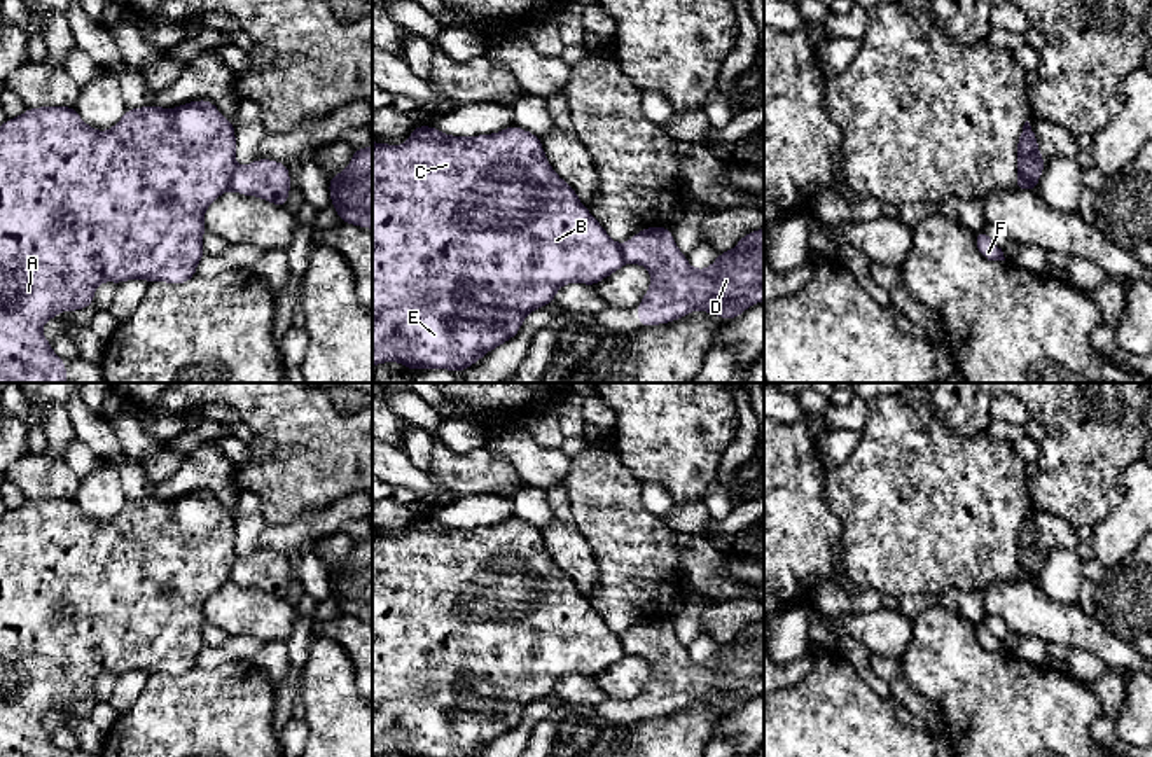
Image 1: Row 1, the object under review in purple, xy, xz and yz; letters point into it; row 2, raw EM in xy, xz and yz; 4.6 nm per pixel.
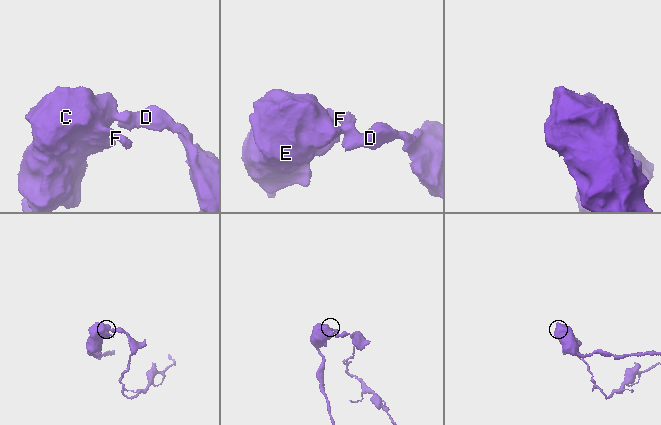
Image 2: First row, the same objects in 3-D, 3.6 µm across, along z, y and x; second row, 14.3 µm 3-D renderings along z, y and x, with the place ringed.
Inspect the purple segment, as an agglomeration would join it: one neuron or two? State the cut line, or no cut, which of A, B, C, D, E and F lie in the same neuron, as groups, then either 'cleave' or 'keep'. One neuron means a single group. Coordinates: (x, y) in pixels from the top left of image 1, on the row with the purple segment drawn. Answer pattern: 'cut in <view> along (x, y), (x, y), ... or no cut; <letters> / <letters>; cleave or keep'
cut in xy along (236, 166), (228, 187); A B C E F / D; cleave

